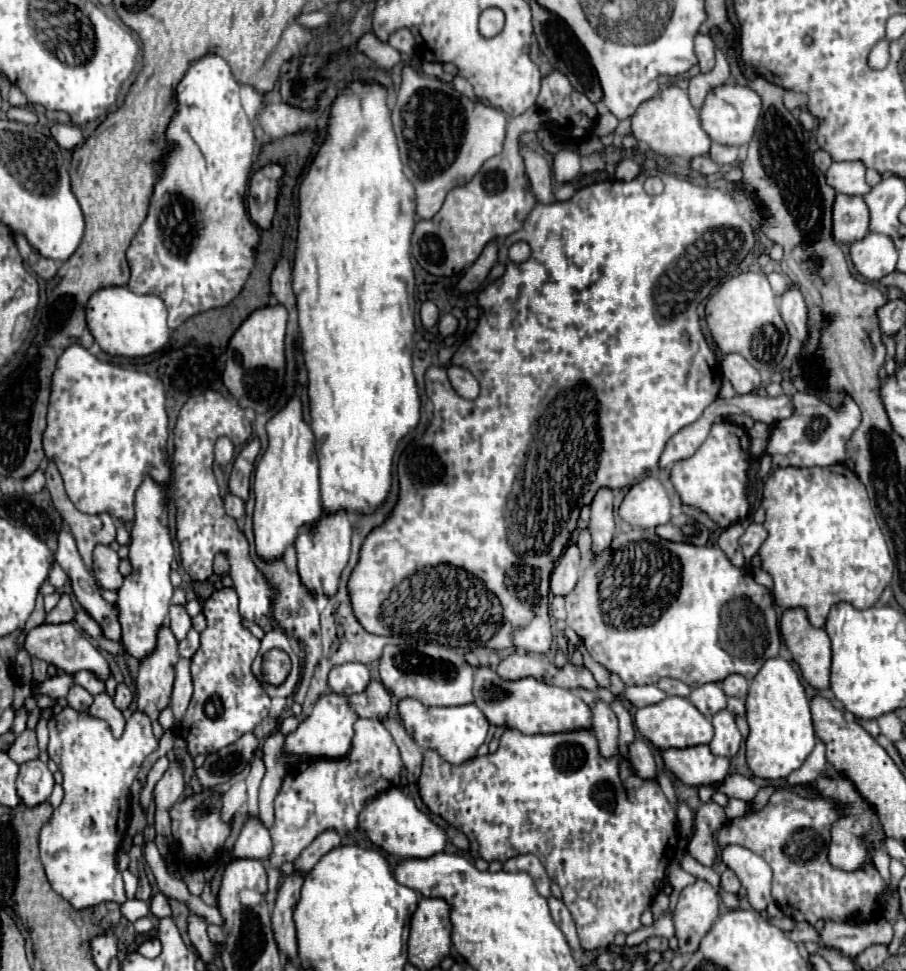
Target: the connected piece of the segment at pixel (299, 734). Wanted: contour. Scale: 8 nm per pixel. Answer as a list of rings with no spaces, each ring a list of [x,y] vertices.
[[[326,694],[320,696],[320,700],[314,704],[314,710],[308,718],[304,718],[294,732],[290,732],[284,740],[282,754],[292,754],[292,756],[308,756],[308,758],[344,758],[350,750],[352,734],[354,734],[354,722],[358,720],[358,714],[348,706],[348,698],[340,694]]]

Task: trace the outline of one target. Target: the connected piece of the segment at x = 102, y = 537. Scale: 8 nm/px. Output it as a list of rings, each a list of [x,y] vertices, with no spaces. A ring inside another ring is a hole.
[[[48,462],[48,466],[46,466],[46,488],[50,490],[56,510],[62,514],[64,522],[70,526],[86,568],[90,568],[92,550],[98,544],[112,544],[116,540],[114,520],[110,518],[110,514],[84,514],[84,512],[76,510],[64,490],[62,476],[54,462]]]

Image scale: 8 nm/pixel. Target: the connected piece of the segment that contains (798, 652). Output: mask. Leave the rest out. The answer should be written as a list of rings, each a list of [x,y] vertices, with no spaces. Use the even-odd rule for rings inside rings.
[[[792,608],[786,610],[780,618],[780,636],[792,652],[794,662],[800,666],[804,680],[816,690],[826,690],[830,684],[830,638],[826,630],[812,628],[806,618],[806,612],[802,608]]]

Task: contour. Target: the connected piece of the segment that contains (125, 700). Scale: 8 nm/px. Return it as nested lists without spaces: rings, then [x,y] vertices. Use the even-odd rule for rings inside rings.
[[[118,684],[118,688],[116,688],[116,696],[114,696],[114,706],[116,706],[118,710],[124,712],[124,710],[130,708],[132,700],[134,700],[134,694],[130,692],[130,688],[128,688],[126,684]]]

